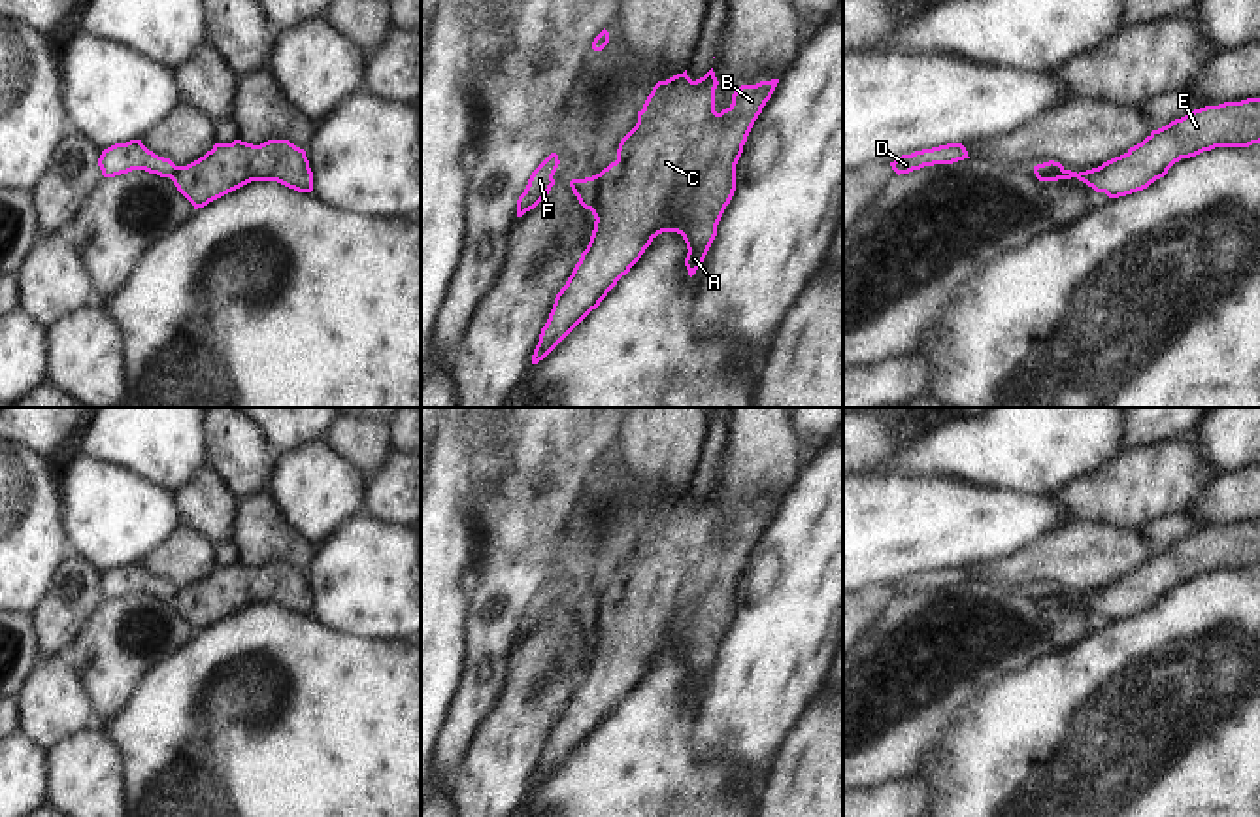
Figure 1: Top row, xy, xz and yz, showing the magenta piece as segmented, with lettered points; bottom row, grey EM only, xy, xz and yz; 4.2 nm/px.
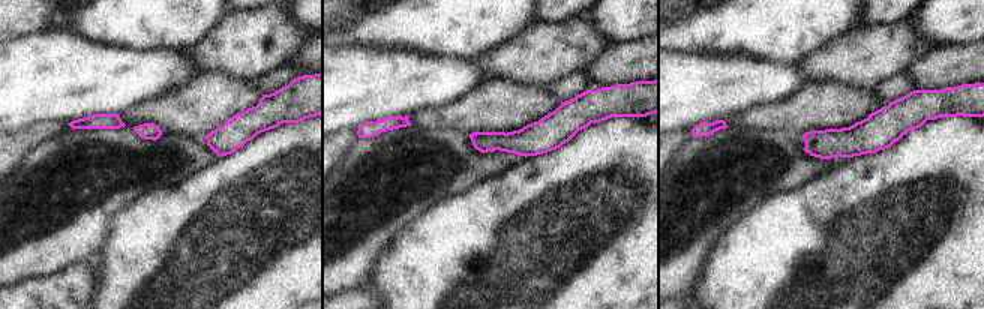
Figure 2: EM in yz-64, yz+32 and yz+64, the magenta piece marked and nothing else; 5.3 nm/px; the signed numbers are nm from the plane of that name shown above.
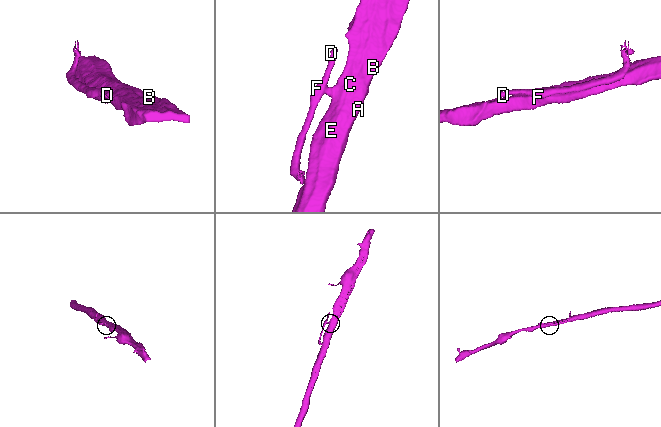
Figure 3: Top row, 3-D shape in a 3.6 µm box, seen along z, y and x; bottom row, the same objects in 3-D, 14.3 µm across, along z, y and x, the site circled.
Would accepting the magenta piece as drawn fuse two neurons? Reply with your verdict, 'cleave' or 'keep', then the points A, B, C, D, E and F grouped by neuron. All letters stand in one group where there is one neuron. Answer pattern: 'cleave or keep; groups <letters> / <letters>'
cleave; groups A B C E / D F

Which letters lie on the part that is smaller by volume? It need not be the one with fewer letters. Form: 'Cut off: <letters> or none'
Cut off: D, F.

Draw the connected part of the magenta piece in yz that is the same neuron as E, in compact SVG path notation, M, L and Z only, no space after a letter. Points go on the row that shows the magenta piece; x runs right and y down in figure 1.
M1260 98L1194 109L1152 130L1141 143L1098 168L1079 174L1064 170L1056 177L1051 177L1045 170L1034 174L1039 181L1077 177L1096 192L1119 198L1147 189L1181 158L1215 147L1249 147L1252 143L1260 143Z

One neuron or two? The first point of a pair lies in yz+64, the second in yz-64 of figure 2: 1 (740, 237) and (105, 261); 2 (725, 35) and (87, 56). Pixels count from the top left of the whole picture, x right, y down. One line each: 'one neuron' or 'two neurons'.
1: one neuron
2: two neurons

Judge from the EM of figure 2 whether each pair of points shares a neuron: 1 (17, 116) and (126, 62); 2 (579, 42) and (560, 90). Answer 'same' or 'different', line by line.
1: same
2: different

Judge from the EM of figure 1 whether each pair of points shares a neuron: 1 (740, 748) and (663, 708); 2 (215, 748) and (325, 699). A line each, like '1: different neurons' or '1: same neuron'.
1: different neurons
2: same neuron

